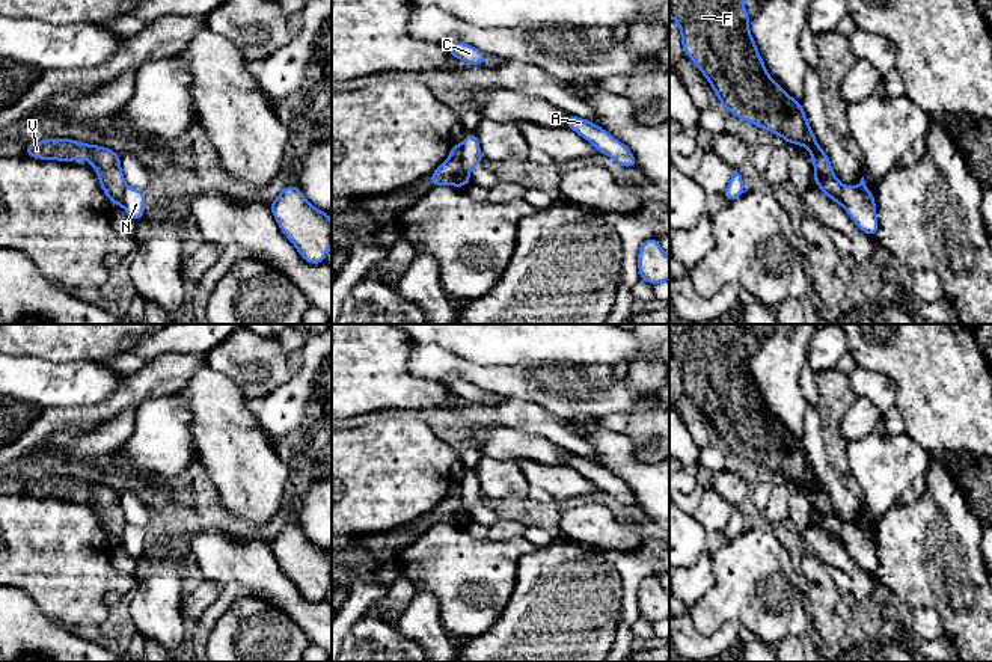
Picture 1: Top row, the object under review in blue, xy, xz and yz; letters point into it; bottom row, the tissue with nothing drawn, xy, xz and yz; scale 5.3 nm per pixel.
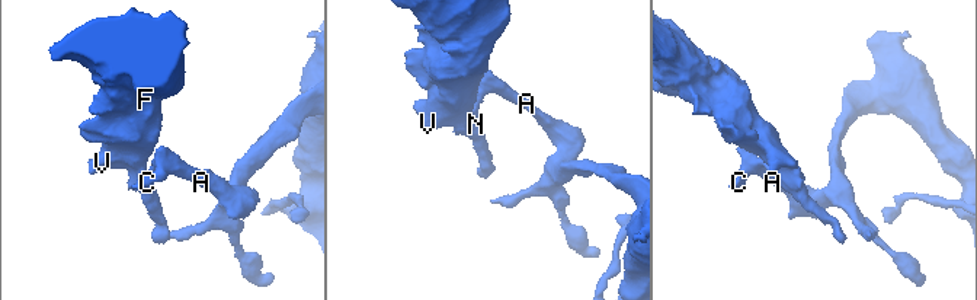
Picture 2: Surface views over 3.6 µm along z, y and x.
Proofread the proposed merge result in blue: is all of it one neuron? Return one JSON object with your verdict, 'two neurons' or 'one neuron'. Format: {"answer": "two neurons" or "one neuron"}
{"answer": "two neurons"}

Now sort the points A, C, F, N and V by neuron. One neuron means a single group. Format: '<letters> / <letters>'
A C N / F V

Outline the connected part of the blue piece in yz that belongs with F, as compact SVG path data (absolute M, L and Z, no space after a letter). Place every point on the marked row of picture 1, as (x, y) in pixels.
M669 0L683 51L703 72L719 103L739 119L805 146L814 170L835 176L807 121L802 103L769 75L749 32L743 0Z

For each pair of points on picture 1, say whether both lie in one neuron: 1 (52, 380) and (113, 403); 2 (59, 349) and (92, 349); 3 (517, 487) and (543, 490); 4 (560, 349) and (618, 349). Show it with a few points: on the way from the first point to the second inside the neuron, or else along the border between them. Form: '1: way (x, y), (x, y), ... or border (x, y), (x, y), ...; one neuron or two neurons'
1: border (125, 374), (121, 385), (104, 400), (70, 407); two neurons
2: way (67, 349), (85, 349); one neuron
3: border (514, 460), (526, 480), (528, 496); two neurons
4: way (575, 349), (603, 349); one neuron

